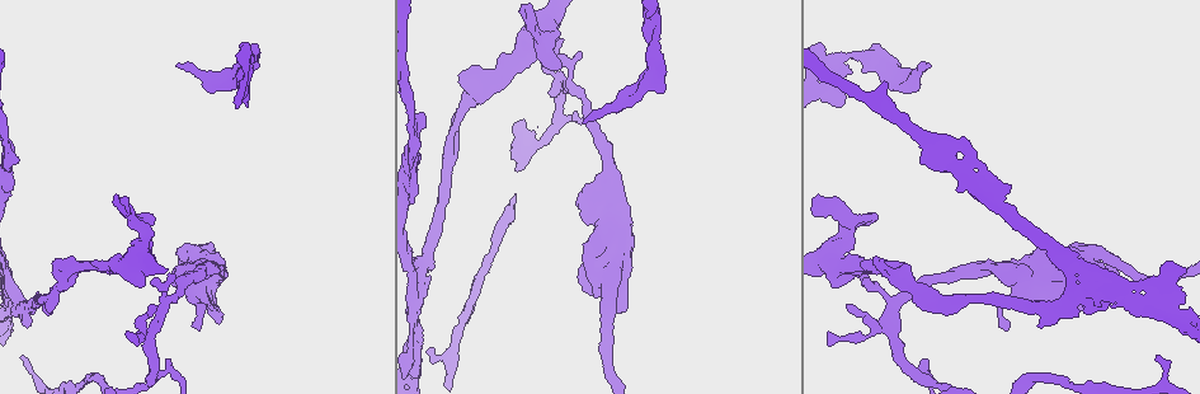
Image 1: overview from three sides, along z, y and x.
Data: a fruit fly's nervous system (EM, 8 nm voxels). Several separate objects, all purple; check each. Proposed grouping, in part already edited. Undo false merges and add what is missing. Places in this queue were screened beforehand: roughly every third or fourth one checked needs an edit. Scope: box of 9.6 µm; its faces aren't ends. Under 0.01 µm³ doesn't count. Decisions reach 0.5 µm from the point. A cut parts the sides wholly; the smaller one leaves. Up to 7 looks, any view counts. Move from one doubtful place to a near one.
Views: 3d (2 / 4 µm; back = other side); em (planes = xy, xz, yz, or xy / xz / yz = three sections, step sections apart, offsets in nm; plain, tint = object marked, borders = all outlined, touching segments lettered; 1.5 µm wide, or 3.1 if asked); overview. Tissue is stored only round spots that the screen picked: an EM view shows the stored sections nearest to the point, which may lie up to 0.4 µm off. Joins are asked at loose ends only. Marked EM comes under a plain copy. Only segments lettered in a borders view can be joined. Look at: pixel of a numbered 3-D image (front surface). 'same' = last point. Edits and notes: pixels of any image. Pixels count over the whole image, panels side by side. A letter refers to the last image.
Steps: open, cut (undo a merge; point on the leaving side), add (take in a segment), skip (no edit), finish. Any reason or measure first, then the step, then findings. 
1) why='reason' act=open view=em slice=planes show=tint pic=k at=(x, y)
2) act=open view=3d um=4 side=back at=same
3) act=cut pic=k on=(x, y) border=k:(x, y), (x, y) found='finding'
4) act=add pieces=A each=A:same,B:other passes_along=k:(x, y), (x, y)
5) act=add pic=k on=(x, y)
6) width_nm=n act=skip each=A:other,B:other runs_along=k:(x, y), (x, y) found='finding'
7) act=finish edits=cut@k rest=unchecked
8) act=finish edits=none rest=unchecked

why='free end' act=open view=3d um=2 pic=1 at=(430, 348)

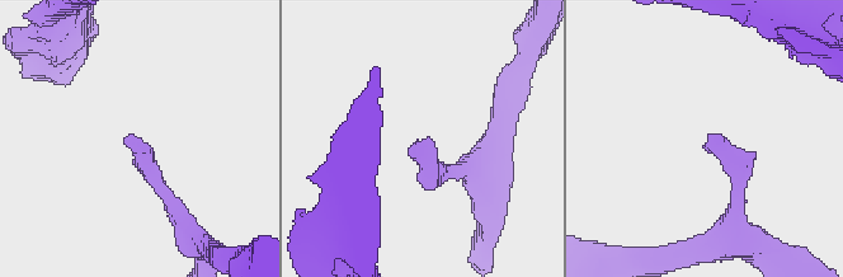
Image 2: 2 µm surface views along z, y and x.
why='shape alone is not enough' act=open view=em slice=planes show=borders pic=2 at=(131, 134)

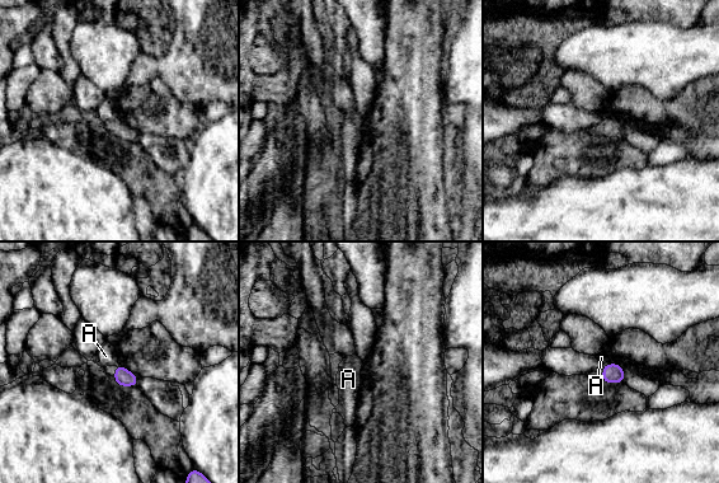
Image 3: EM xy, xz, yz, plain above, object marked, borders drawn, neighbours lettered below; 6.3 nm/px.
act=skip each=A:other border=3:(609, 362), (602, 366) found='none of them fits'

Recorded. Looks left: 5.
why='branch stops here' act=open view=em slice=planes show=borders pic=1 at=(178, 65)

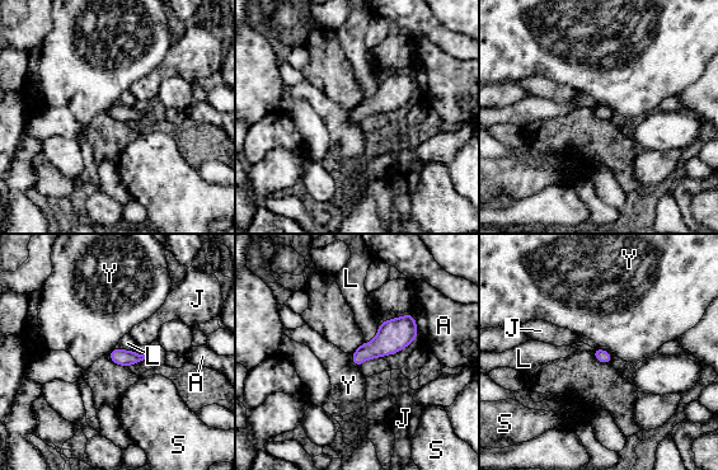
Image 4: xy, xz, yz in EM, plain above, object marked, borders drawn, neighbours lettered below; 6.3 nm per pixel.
longest_contact=A:170nm act=skip each=A:other,J:other,L:other,S:other,Y:other border=4:(594, 347), (606, 349), (613, 356) found='no lettered segment goes on from it'

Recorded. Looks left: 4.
why='an open end' act=open view=em slice=yz step=4 show=borders pic=1 at=(248, 106)

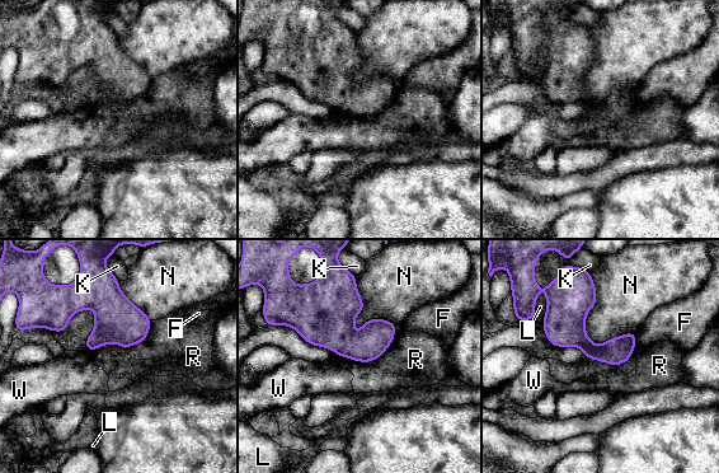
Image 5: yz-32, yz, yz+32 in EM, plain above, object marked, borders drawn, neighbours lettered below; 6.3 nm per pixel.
act=open view=em slice=planes show=borders at=same

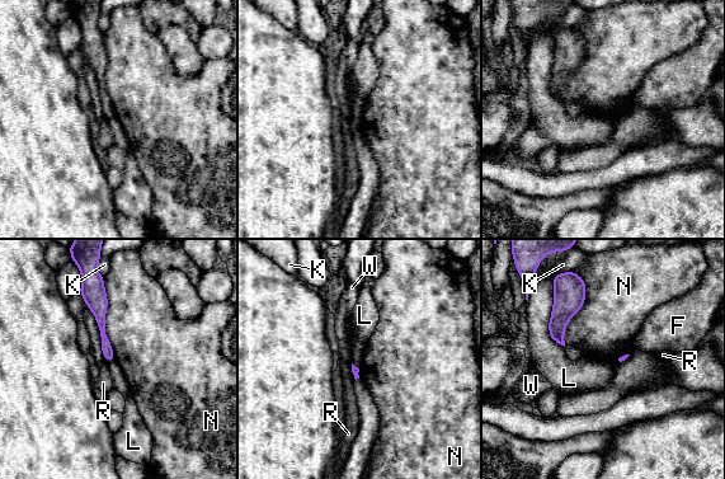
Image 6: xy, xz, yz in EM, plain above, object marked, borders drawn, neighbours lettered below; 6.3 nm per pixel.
longest_contact=N:550nm act=skip each=F:other,K:other,L:other,N:other,R:other,W:other found='no lettered segment goes on from it'

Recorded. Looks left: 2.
act=finish edits=none rest=unchecked

